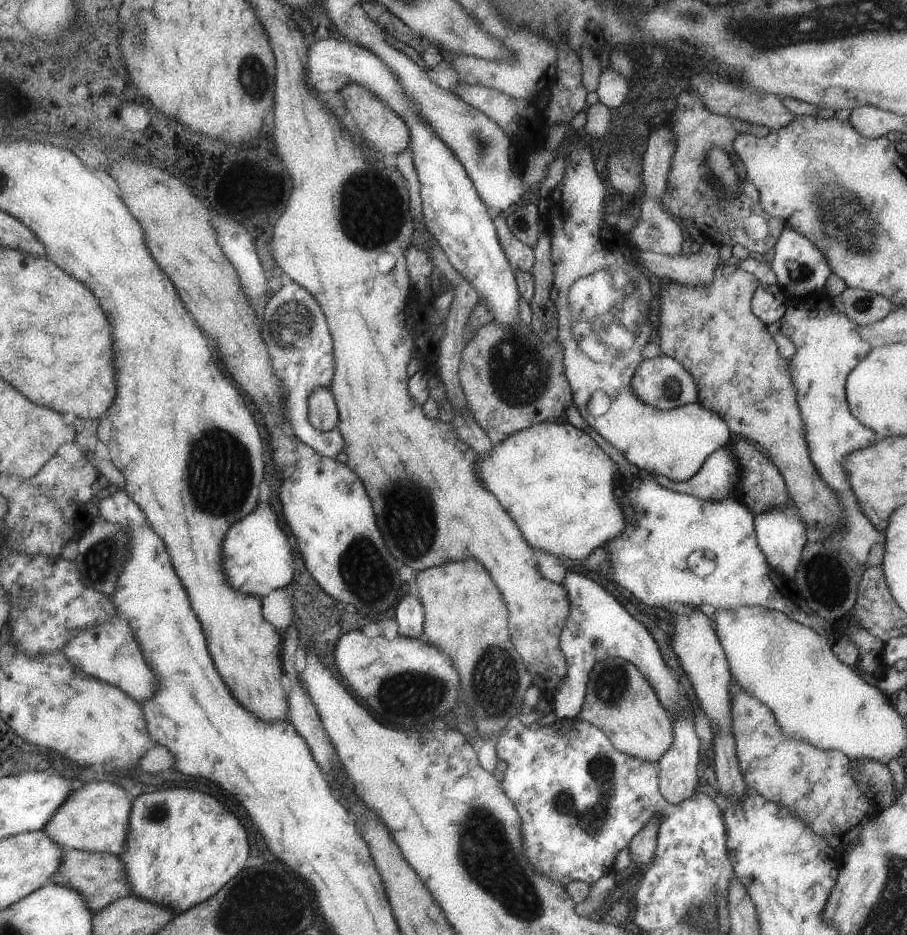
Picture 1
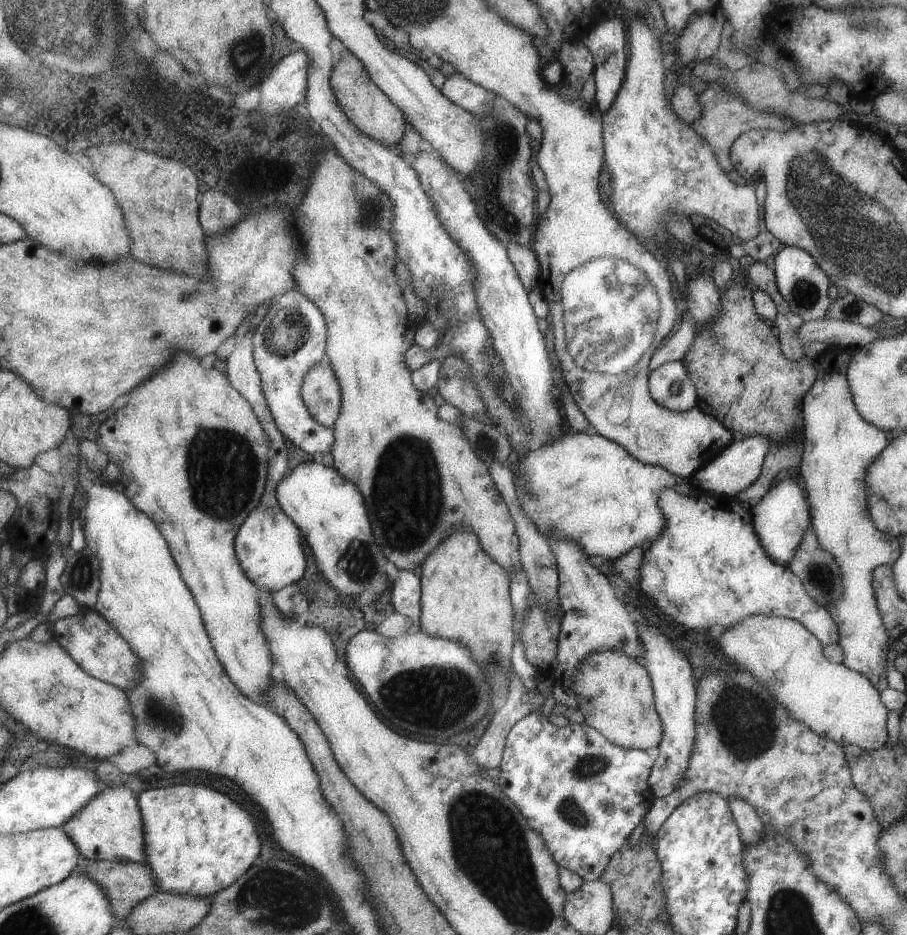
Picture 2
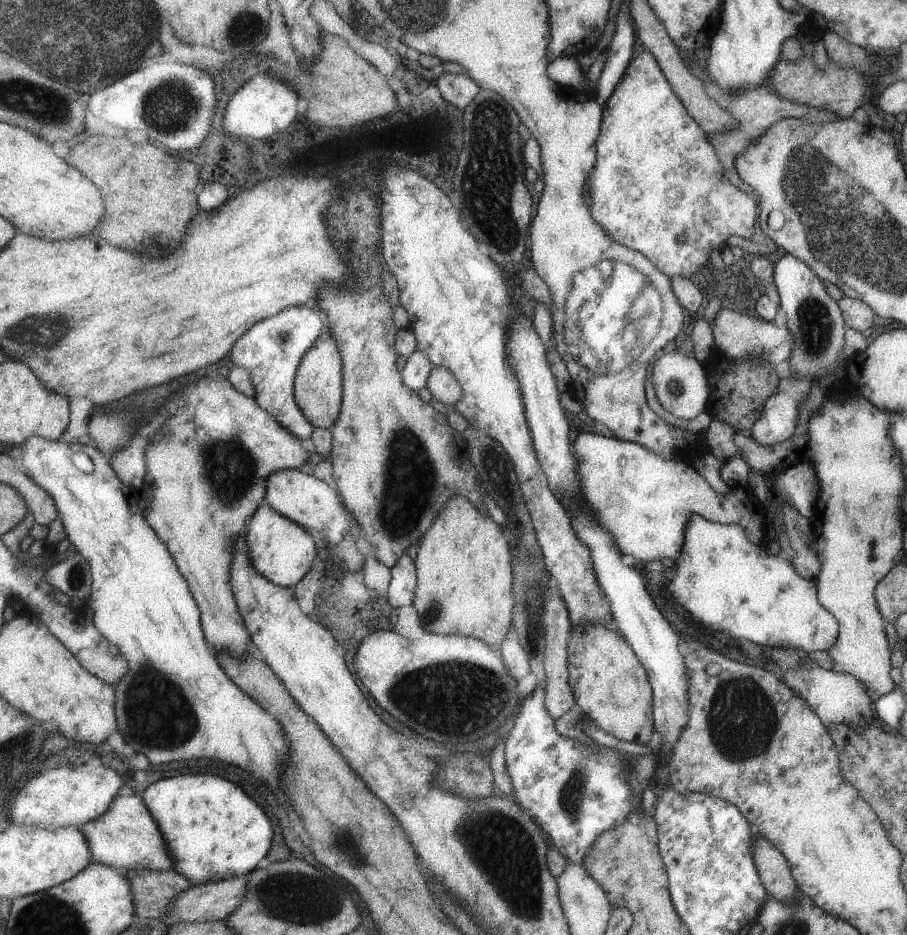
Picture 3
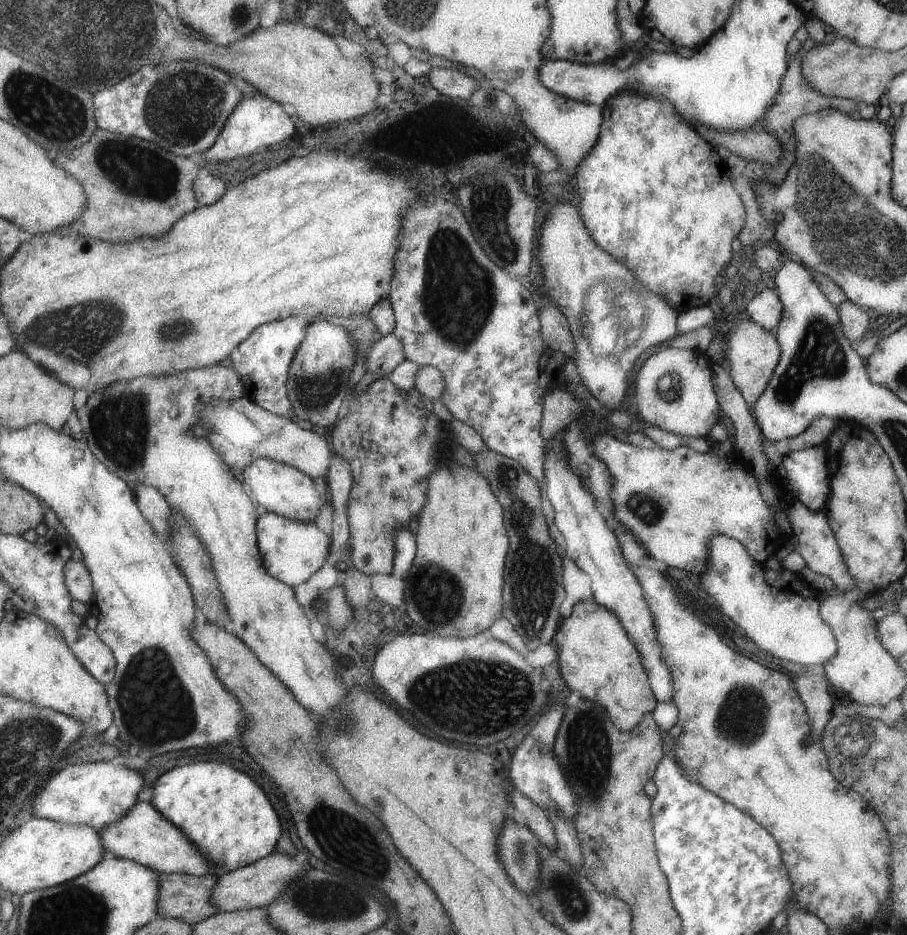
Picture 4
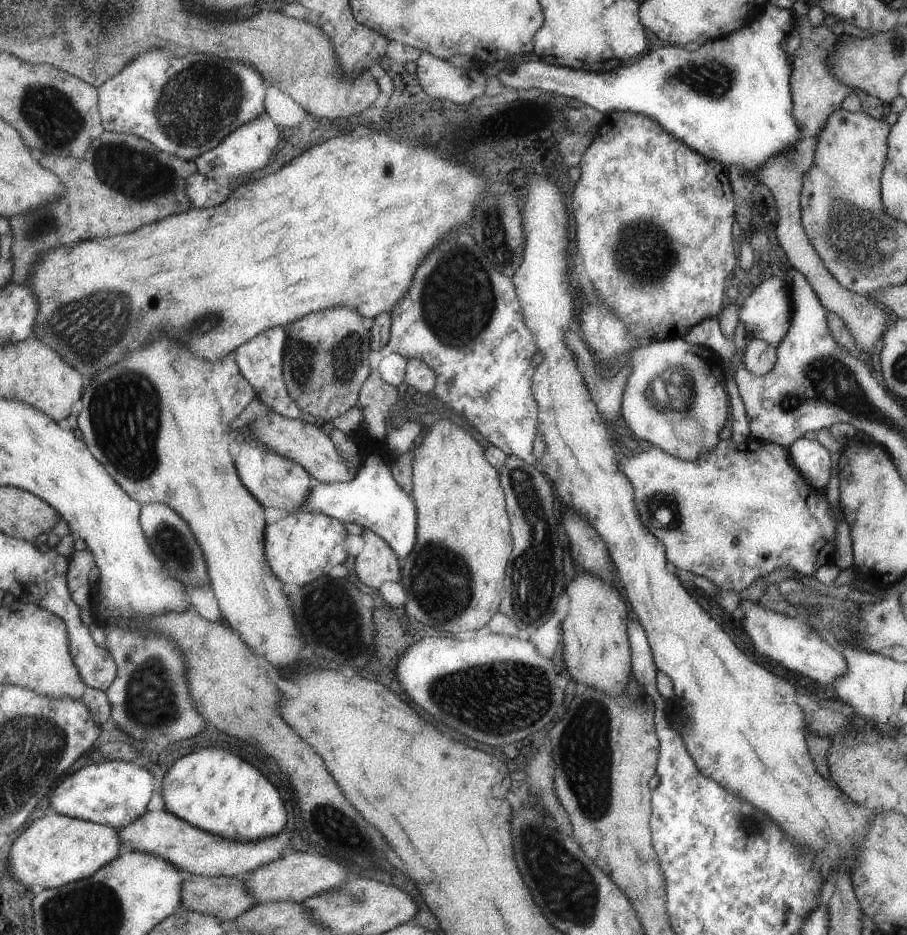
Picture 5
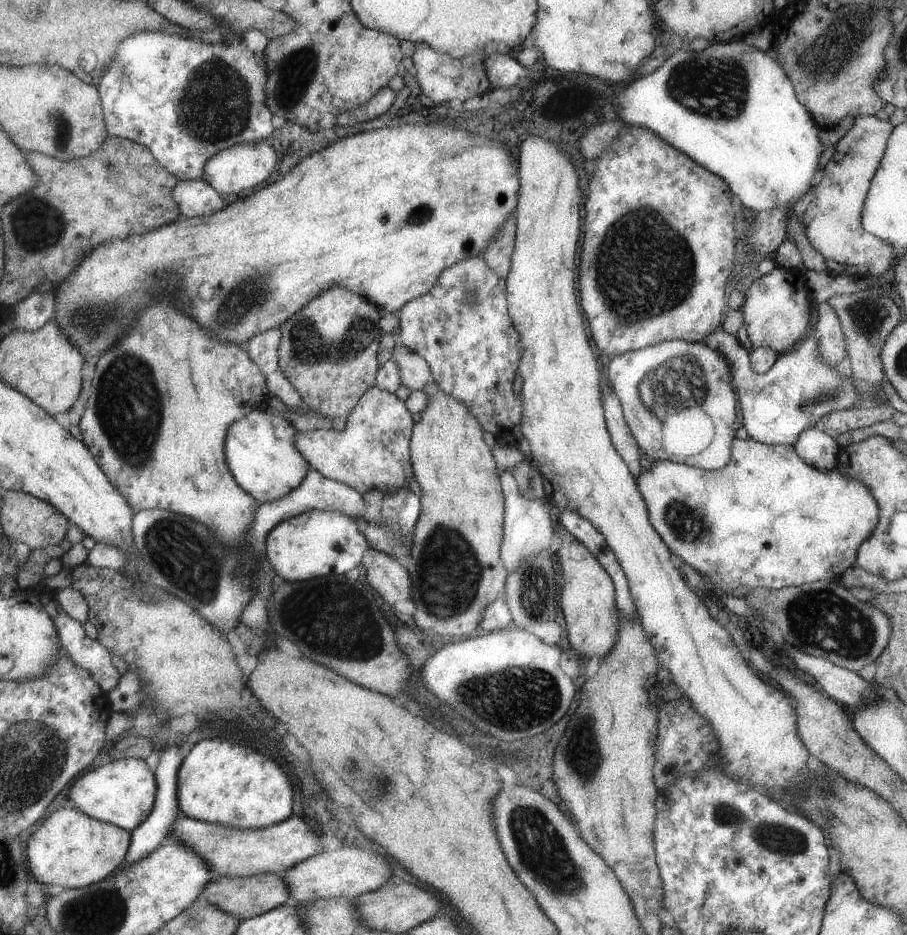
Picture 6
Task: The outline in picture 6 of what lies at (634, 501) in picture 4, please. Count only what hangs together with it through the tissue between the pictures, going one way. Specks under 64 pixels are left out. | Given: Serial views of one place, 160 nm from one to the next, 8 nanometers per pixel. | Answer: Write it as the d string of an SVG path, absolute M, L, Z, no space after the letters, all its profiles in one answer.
M751 438L734 439L731 449L730 462L723 466L723 470L702 470L687 466L685 464L674 463L669 459L661 459L650 462L647 470L641 469L635 478L638 490L642 491L642 497L646 499L648 506L648 518L651 526L662 535L663 542L676 555L680 564L688 564L699 572L699 575L707 582L715 585L715 588L728 591L732 586L742 586L748 588L769 588L781 589L784 587L797 587L813 583L816 581L833 581L839 579L841 574L854 565L855 554L858 548L874 532L878 524L879 508L878 500L871 494L869 486L859 482L858 479L849 478L847 474L833 468L832 470L818 470L815 466L809 466L799 458L794 446L767 445L756 442Z

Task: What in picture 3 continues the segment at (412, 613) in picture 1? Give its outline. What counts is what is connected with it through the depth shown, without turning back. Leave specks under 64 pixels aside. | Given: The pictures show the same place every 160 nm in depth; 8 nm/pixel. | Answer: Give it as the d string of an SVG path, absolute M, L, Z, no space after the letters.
M407 554L391 569L392 581L389 586L390 603L397 609L413 605L418 585L416 561Z

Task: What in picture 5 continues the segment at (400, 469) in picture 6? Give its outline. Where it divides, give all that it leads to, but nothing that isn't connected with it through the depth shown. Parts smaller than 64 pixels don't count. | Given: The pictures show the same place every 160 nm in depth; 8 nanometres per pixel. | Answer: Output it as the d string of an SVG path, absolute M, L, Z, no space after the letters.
M273 411L261 418L256 418L252 423L252 434L263 443L269 450L274 450L283 457L298 462L311 473L317 483L351 482L361 470L361 464L357 465L356 472L351 470L347 462L339 456L331 435L328 430L315 427L313 424L304 422L301 419L290 419Z

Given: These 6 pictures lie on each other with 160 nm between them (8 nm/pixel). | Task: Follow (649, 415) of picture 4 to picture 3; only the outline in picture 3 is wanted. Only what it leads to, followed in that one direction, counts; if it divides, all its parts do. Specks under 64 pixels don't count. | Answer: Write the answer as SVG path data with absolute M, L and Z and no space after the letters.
M666 351L651 366L651 382L654 394L663 409L669 414L691 420L706 408L709 397L709 383L704 368L693 356L684 356L683 352Z

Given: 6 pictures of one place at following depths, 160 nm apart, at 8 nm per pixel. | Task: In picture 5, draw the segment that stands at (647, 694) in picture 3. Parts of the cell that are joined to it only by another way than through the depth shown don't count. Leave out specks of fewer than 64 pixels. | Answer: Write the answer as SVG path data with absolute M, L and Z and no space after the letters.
M587 573L573 574L573 580L564 587L568 596L568 608L560 625L563 662L569 676L575 682L583 682L599 692L617 696L626 689L634 670L626 631L627 610L619 595L619 588L612 585Z

